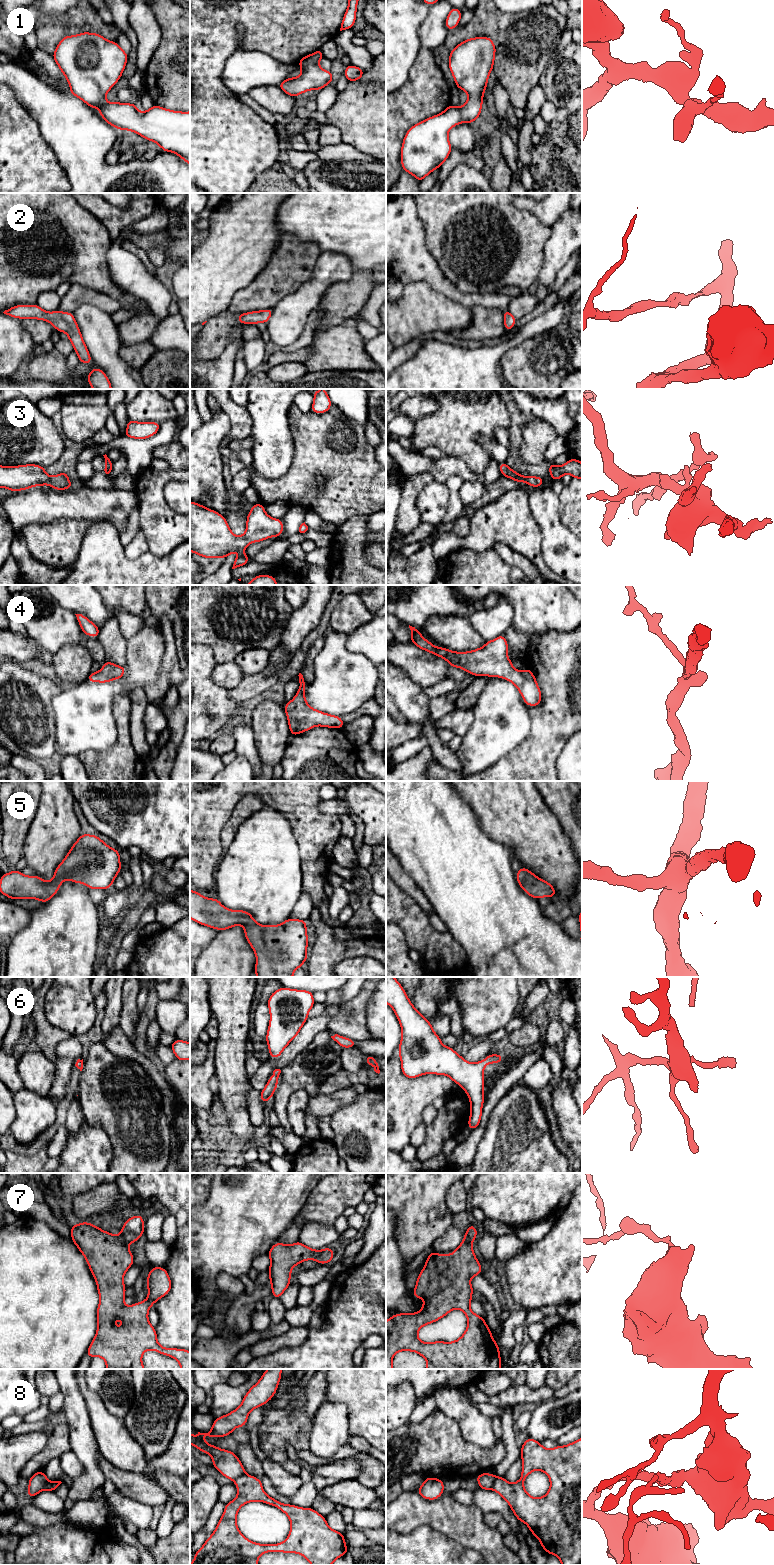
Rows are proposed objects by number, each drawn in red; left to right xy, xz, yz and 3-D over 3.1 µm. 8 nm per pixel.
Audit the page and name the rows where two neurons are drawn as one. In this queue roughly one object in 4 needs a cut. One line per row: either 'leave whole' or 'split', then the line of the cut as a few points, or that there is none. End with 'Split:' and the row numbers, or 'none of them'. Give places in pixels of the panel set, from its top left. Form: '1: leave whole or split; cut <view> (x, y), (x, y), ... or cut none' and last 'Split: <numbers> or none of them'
1: leave whole; cut none
2: leave whole; cut none
3: leave whole; cut none
4: leave whole; cut none
5: leave whole; cut none
6: leave whole; cut none
7: split; cut xy (118, 1236), (127, 1244)
8: split; cut yz (496, 1476), (492, 1488)
Split: 7, 8

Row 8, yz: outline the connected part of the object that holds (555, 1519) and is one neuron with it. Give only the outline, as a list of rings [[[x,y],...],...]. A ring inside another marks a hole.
[[[582,1437],[570,1444],[552,1449],[546,1449],[540,1442],[528,1438],[521,1447],[521,1458],[521,1478],[511,1484],[504,1477],[496,1476],[493,1490],[509,1503],[518,1521],[523,1521],[529,1527],[530,1532],[539,1539],[549,1555],[557,1556],[562,1565],[579,1565],[582,1563]],[[535,1470],[546,1473],[550,1480],[550,1489],[540,1498],[530,1496],[524,1489],[524,1480]]]

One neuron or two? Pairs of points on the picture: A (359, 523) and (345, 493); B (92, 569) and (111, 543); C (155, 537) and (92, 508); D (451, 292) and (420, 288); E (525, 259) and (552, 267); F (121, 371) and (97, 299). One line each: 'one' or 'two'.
A: two
B: one
C: two
D: two
E: two
F: two

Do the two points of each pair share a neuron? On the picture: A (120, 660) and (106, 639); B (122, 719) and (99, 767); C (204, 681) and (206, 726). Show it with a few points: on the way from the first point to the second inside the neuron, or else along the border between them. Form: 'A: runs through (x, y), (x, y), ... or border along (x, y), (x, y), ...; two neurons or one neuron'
A: runs through (117, 655), (115, 648), (111, 644); one neuron
B: runs through (123, 731), (123, 744), (111, 756); one neuron
C: runs through (204, 692), (204, 715); one neuron

